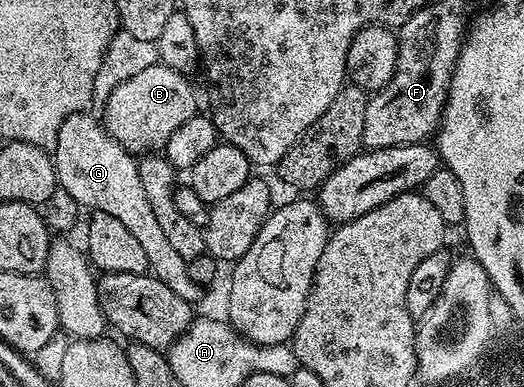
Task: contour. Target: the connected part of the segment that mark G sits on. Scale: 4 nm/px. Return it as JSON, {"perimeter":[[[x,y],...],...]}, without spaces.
{"perimeter":[[[85,112],[70,116],[62,120],[58,128],[54,161],[59,189],[70,192],[70,196],[74,196],[85,211],[106,212],[106,216],[116,217],[138,239],[138,244],[142,244],[152,277],[162,280],[162,284],[171,288],[175,295],[182,296],[182,300],[196,304],[202,288],[190,280],[187,261],[176,257],[162,228],[158,228],[158,220],[150,209],[150,200],[146,200],[146,188],[140,179],[137,159],[114,141],[103,125],[97,119],[95,122],[90,115]]]}

